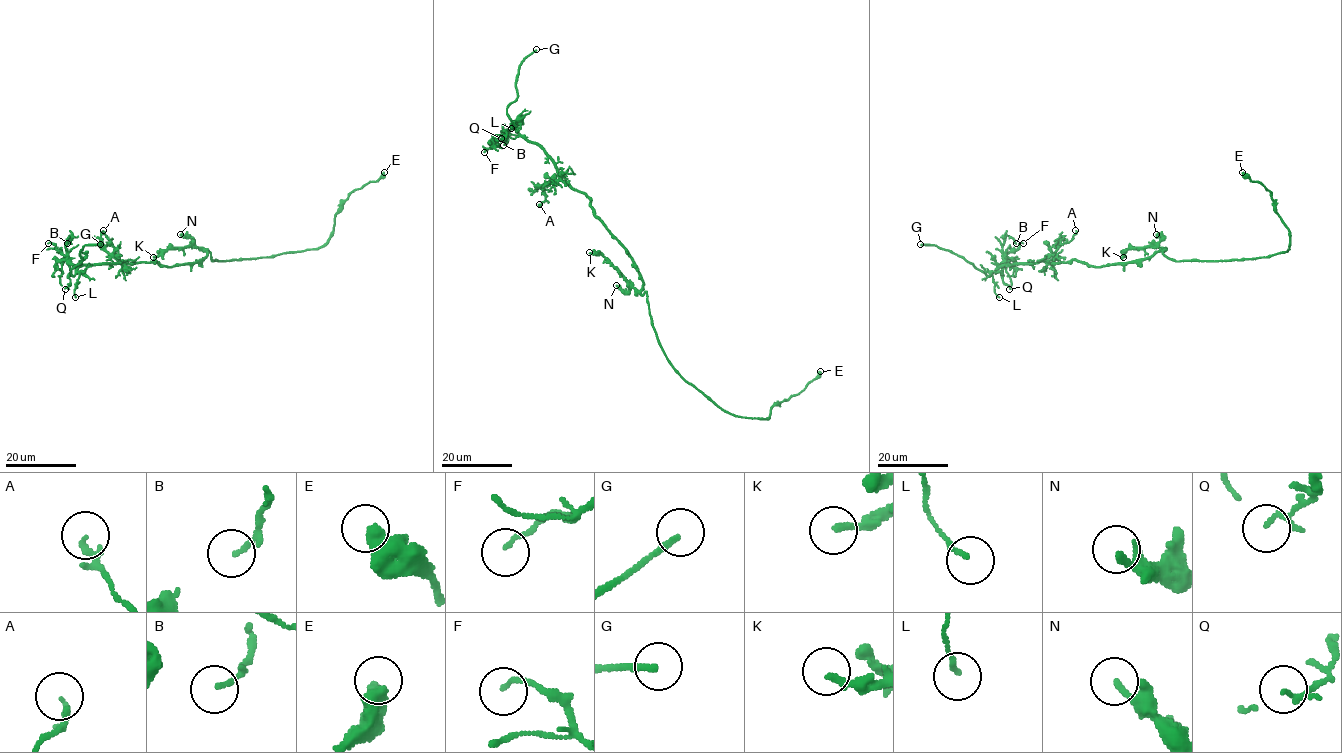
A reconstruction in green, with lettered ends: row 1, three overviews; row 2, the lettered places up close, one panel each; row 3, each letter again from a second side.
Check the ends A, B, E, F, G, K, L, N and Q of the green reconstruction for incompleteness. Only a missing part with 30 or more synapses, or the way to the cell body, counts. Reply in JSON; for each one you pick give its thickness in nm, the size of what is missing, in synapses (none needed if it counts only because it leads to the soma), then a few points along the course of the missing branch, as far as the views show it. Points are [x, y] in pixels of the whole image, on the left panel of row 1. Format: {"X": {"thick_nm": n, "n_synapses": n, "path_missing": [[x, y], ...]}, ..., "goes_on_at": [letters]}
{"G": {"thick_nm": 180, "path_missing": [[100, 244], [164, 242], [194, 245], [199, 249], [205, 243], [204, 247]]}, "goes_on_at": ["G"]}

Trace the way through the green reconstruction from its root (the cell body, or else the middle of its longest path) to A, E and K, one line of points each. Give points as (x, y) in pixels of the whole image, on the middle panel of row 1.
A: (642, 287), (632, 257), (595, 216), (583, 193), (562, 180), (546, 181), (541, 188), (545, 200), (539, 204)
E: (642, 287), (651, 325), (669, 363), (728, 413), (767, 419), (774, 405), (798, 394), (820, 371)
K: (642, 287), (636, 290), (602, 255), (589, 252)

